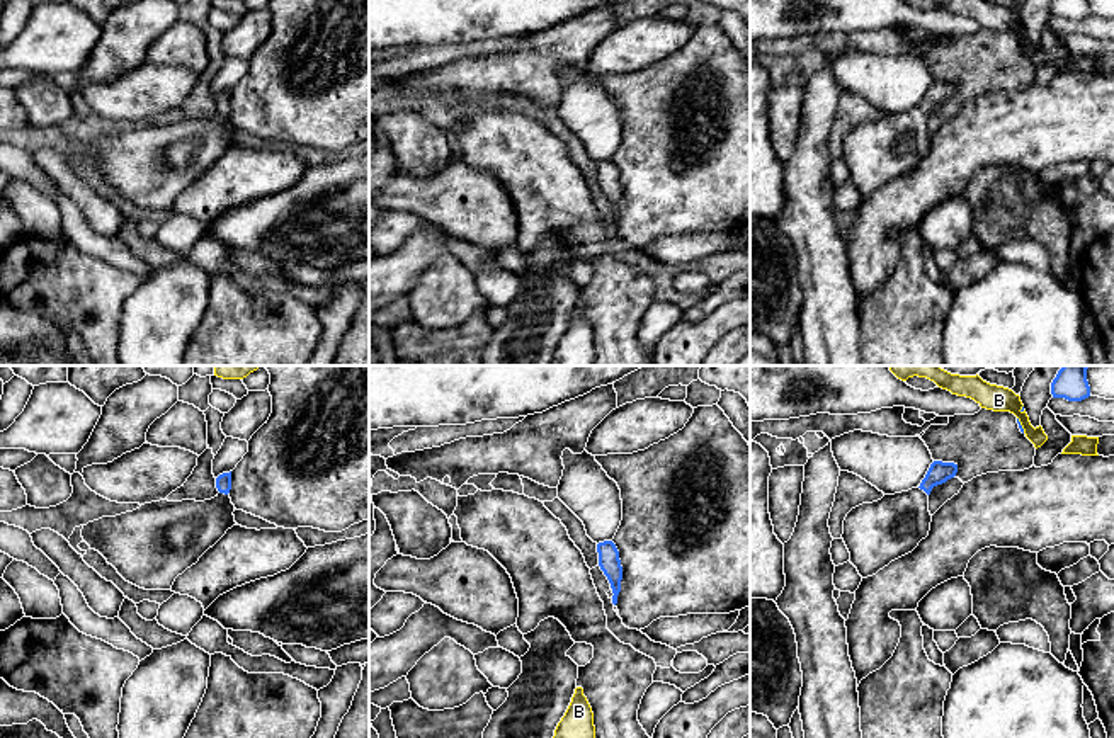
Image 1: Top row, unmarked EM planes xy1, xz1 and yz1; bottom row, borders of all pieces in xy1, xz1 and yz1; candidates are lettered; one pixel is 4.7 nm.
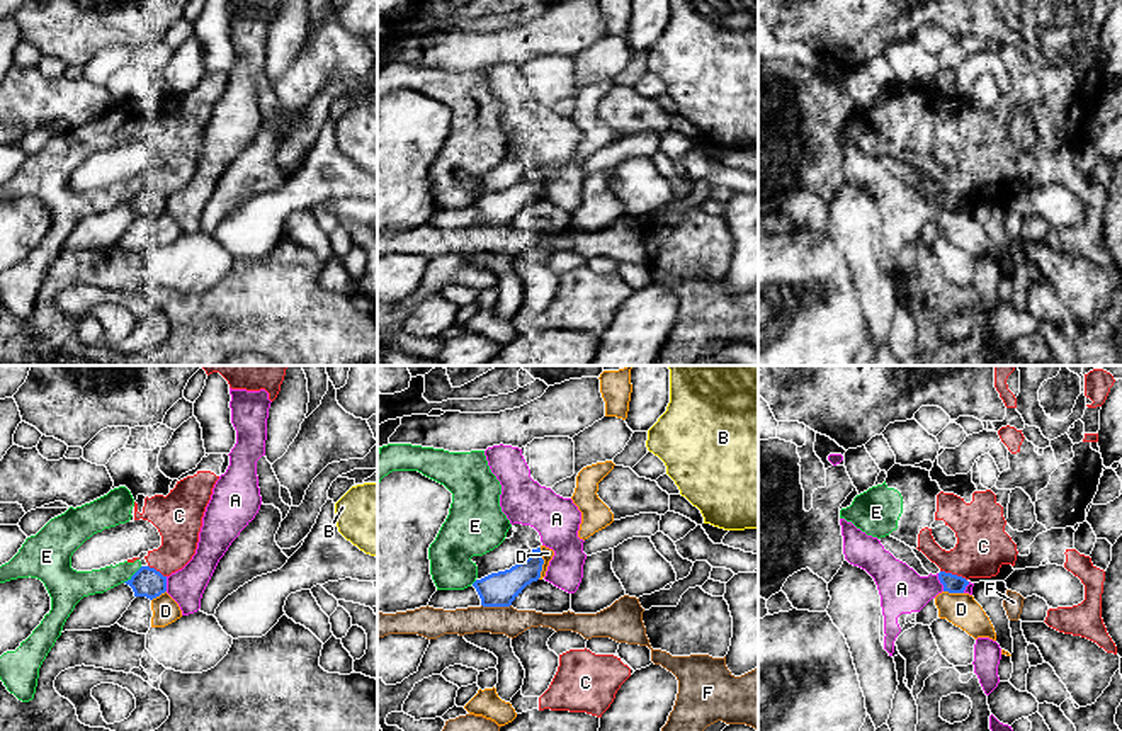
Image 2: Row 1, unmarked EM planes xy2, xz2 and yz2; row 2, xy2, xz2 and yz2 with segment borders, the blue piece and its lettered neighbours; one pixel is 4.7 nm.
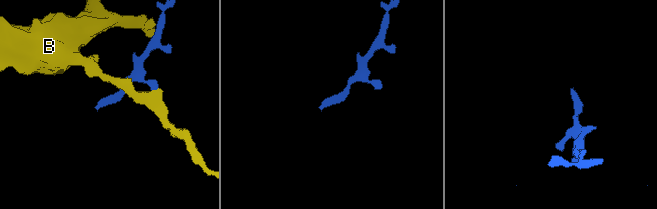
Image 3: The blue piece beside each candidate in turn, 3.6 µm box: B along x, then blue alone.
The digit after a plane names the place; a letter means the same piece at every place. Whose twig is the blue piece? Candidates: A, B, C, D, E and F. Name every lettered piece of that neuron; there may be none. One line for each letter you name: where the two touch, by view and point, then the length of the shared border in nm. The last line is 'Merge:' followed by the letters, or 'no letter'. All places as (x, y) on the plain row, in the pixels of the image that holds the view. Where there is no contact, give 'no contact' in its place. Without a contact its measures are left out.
Merge: no letter

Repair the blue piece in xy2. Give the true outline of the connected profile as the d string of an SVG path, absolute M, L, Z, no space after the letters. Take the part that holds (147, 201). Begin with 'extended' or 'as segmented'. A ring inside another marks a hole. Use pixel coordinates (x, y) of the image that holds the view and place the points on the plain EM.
as segmented; M141 185L128 201L134 216L146 216L150 219L167 211L167 196L150 185Z

